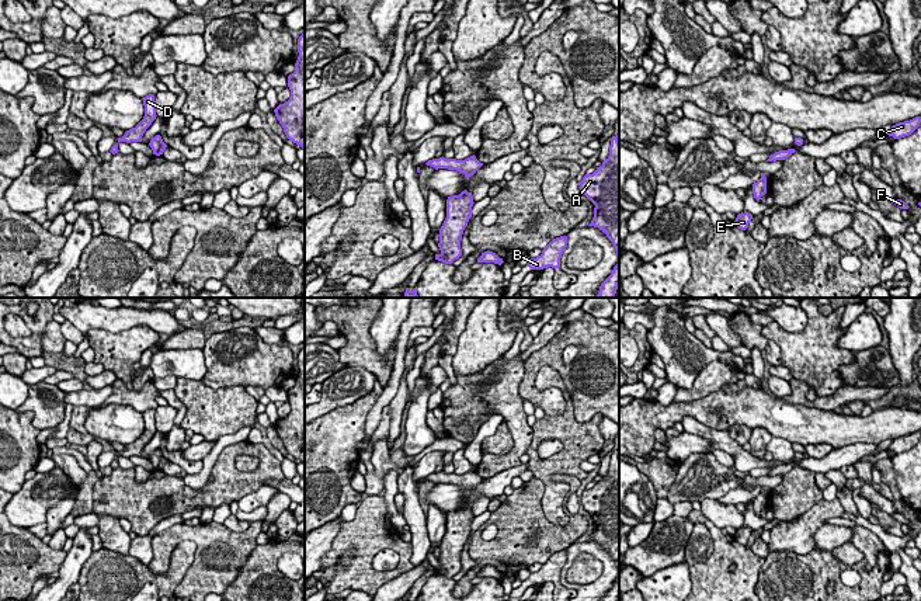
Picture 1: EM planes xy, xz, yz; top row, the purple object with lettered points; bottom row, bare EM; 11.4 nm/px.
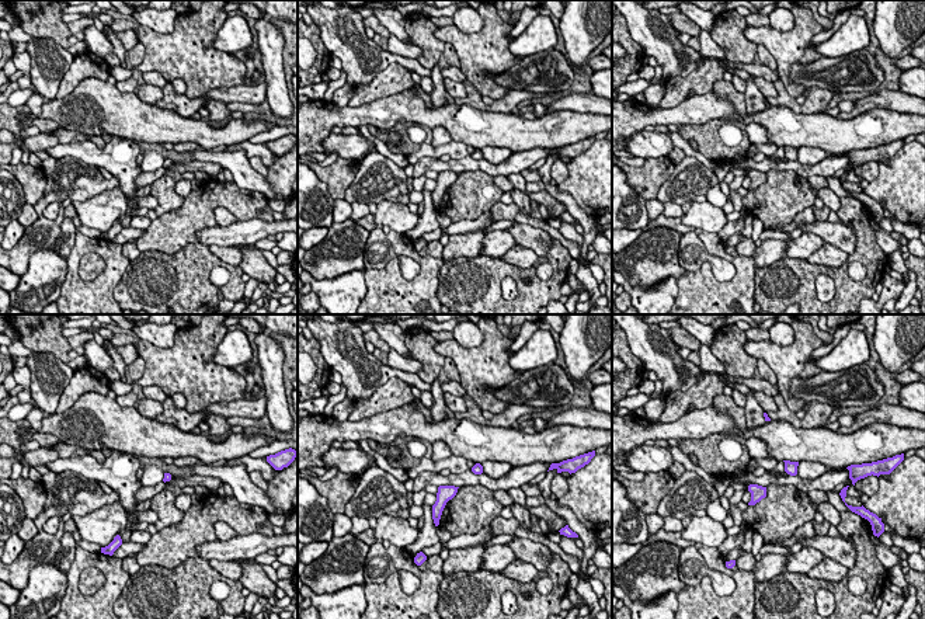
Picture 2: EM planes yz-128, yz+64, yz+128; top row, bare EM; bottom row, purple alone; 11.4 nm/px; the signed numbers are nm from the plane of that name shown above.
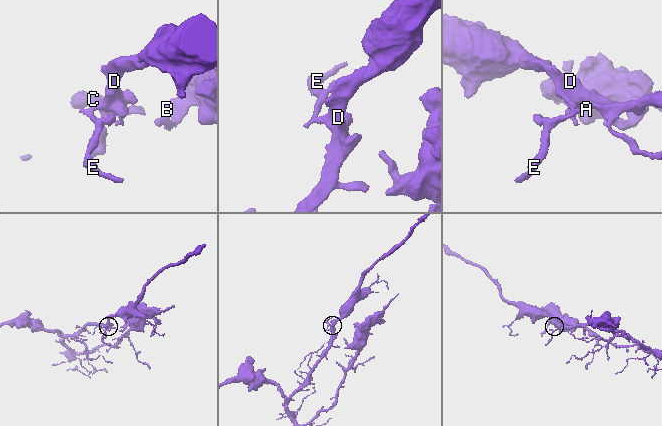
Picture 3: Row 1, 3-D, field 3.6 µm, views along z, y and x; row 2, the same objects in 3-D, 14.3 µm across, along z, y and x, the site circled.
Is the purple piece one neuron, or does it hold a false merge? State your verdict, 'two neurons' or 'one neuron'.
one neuron

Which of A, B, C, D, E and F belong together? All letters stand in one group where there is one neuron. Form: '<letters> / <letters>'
A B C D E F

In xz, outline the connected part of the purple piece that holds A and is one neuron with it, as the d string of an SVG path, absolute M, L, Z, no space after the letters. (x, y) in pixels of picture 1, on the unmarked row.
M612 451L609 470L580 497L584 510L595 520L588 541L598 542L612 556L619 570L619 455Z

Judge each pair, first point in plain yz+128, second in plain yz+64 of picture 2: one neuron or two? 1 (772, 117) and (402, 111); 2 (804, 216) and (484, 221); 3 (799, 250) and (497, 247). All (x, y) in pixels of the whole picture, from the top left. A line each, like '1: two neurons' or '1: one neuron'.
1: one neuron
2: one neuron
3: one neuron

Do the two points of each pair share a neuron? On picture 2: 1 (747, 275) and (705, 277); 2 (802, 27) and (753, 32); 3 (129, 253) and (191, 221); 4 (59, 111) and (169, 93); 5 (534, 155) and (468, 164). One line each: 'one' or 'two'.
1: one
2: one
3: two
4: two
5: one

